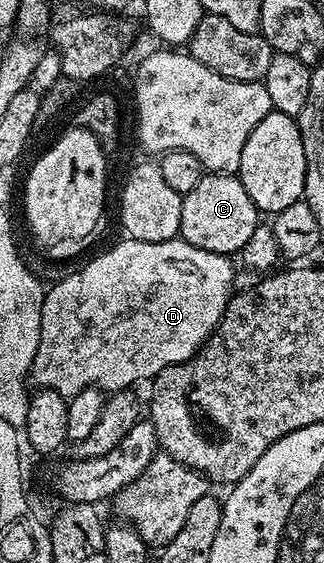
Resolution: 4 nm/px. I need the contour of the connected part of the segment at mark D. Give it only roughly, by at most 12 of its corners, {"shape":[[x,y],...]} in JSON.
{"shape":[[129,236],[45,291],[43,391],[187,362],[236,271]]}

